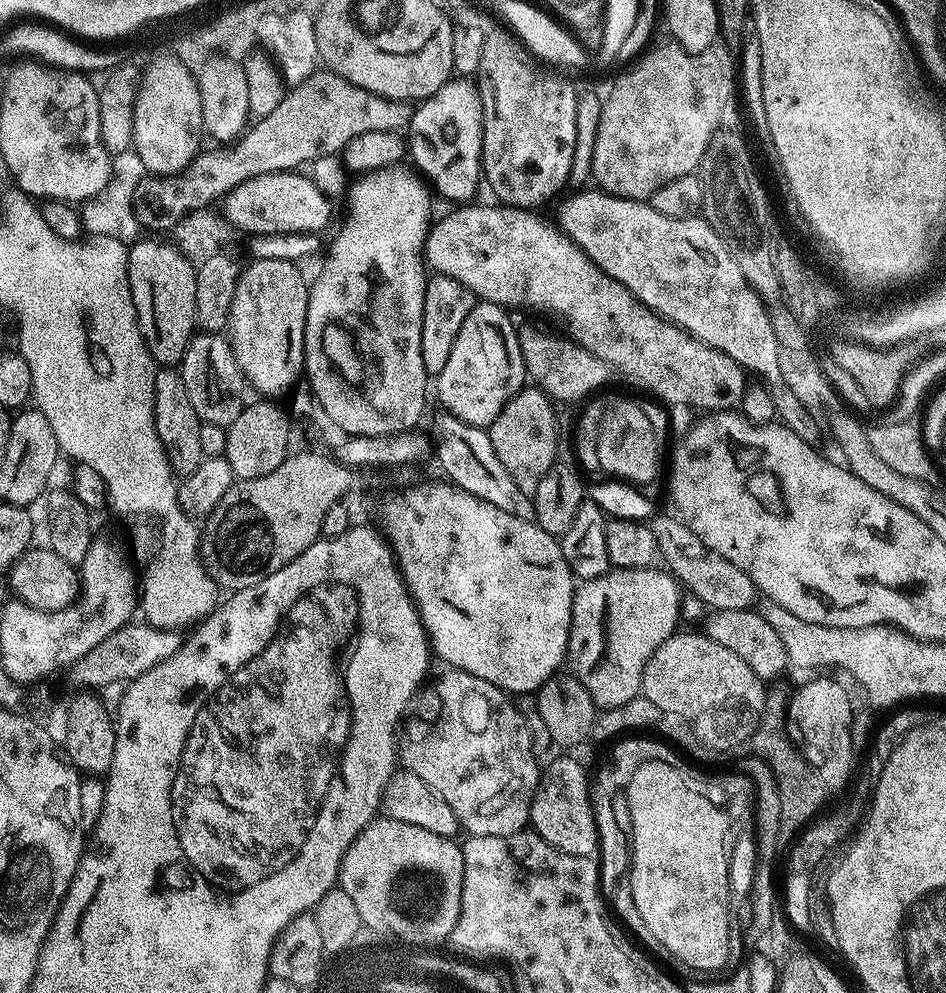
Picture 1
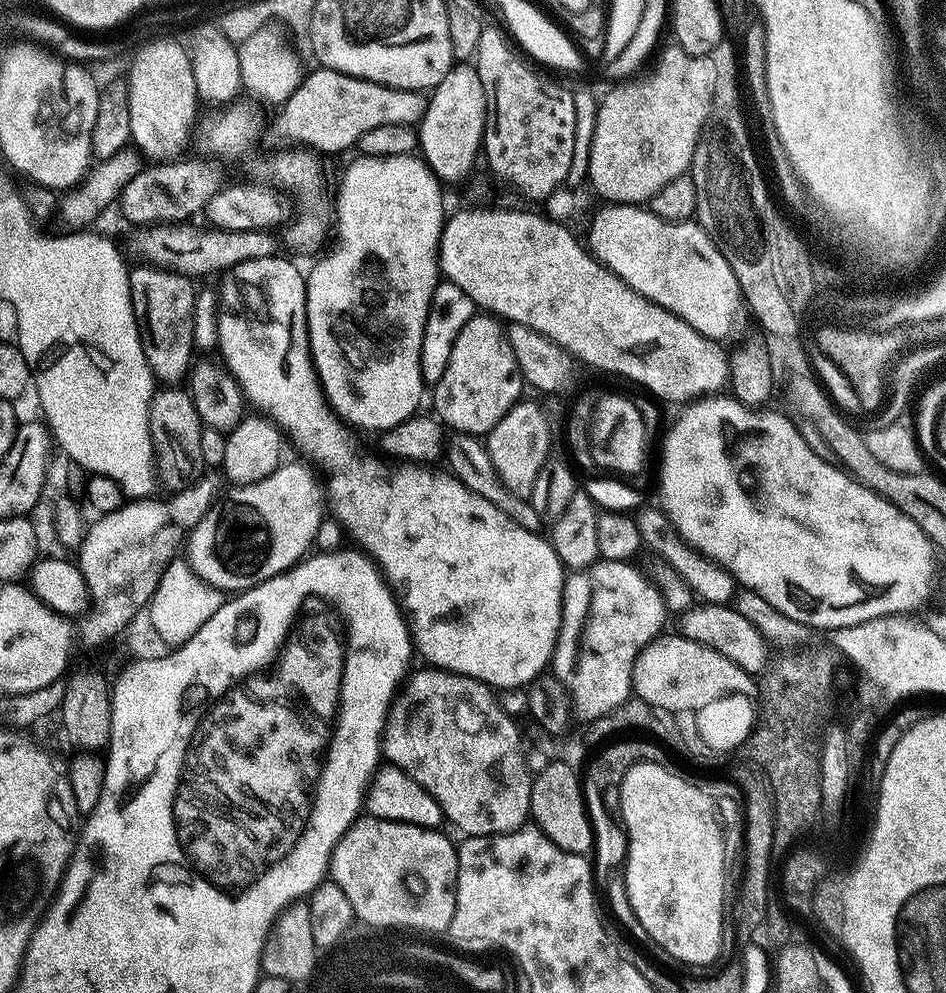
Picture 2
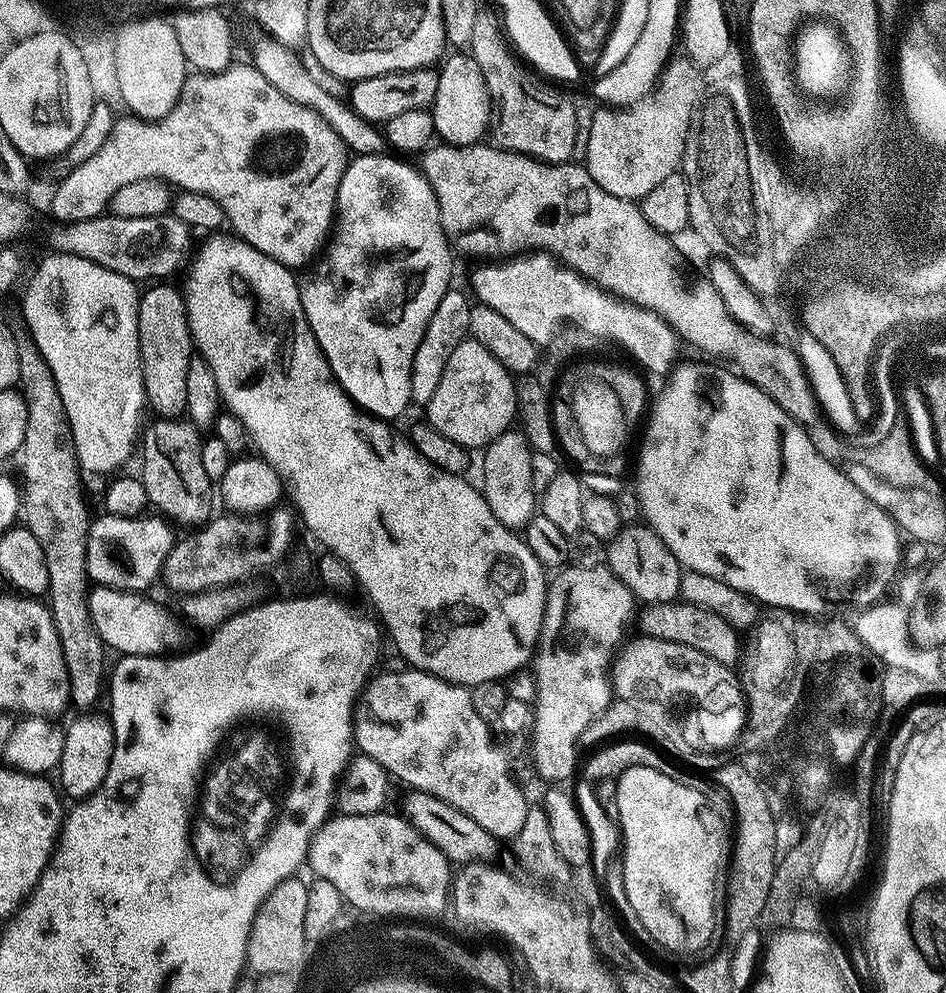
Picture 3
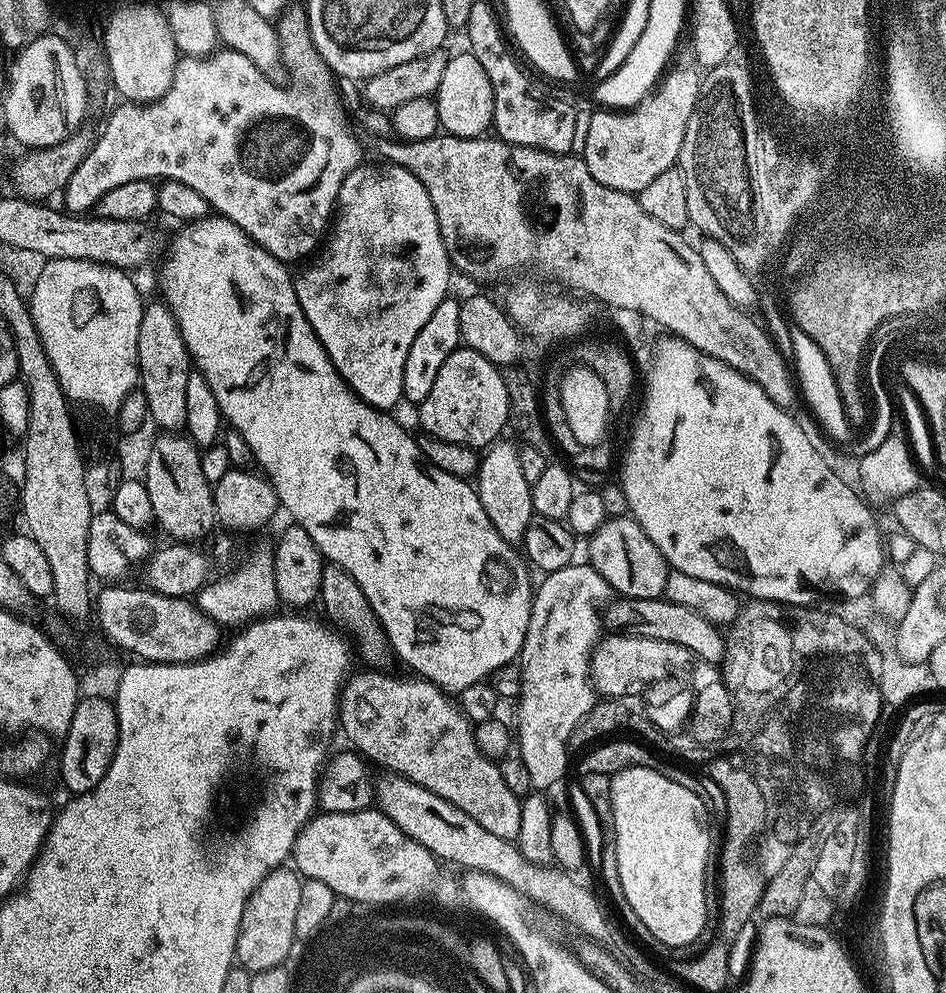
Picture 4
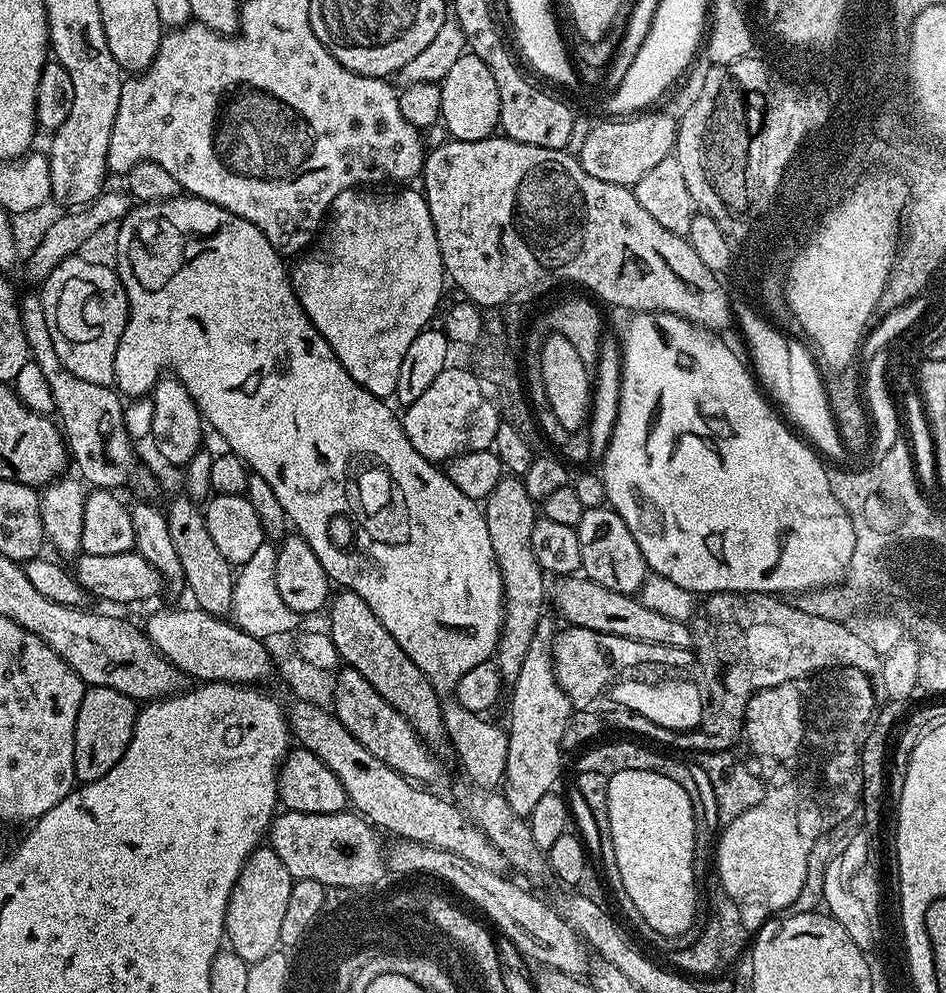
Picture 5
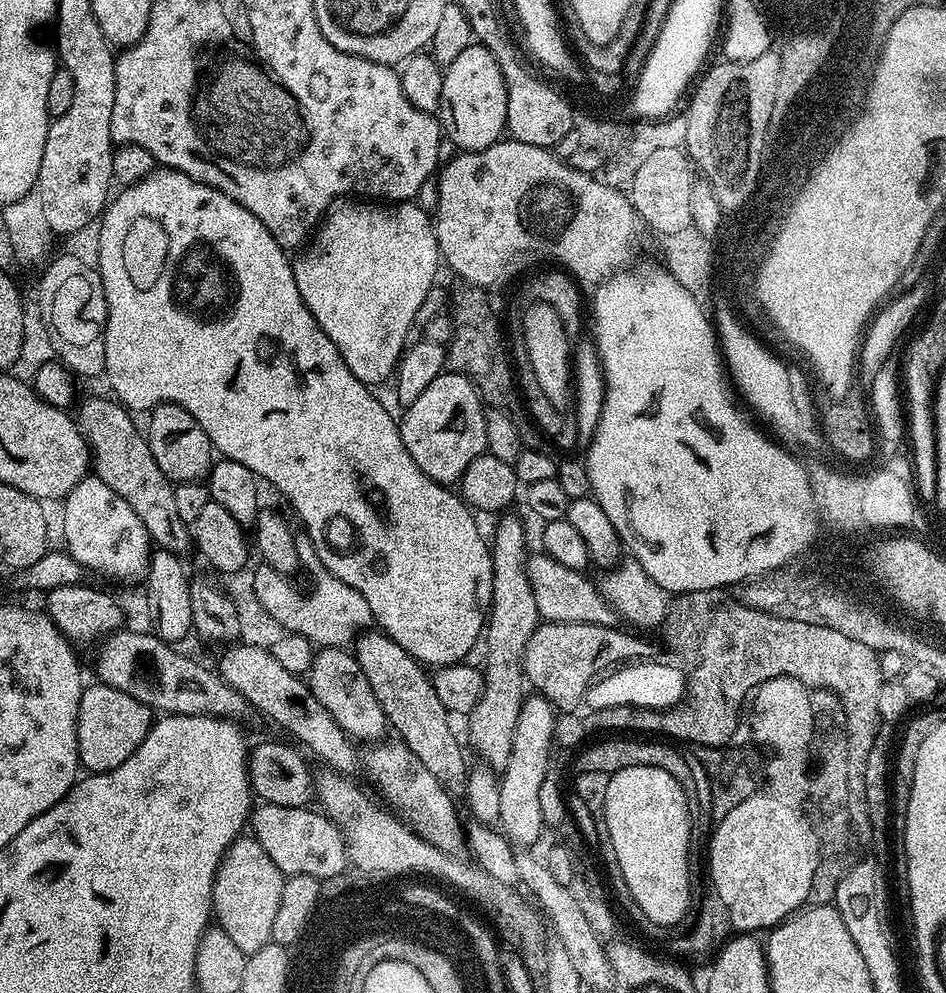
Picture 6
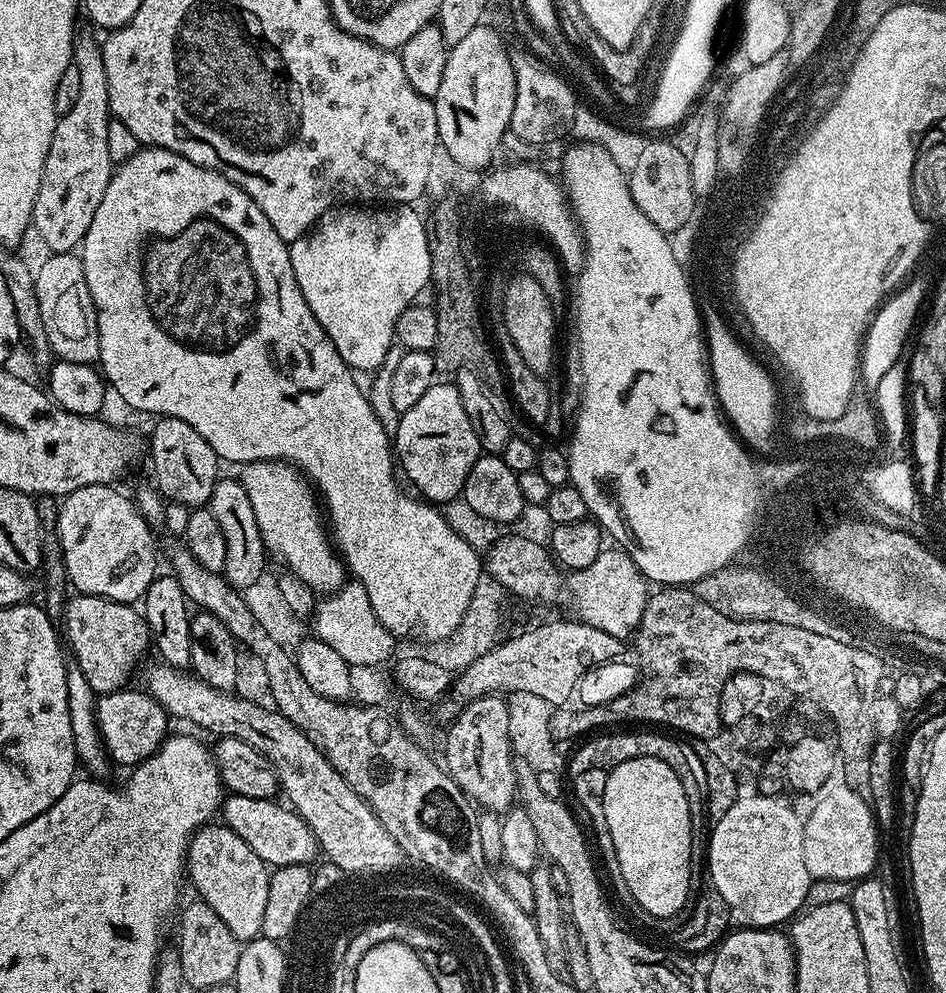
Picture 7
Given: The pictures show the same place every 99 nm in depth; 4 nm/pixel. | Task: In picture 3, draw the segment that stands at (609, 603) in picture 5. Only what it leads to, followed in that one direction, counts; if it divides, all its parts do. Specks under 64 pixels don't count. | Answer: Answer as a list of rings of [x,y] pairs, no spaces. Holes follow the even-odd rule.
[[[671,600],[661,604],[650,604],[641,607],[638,612],[639,631],[650,638],[662,638],[662,642],[682,642],[682,646],[694,646],[694,650],[702,650],[710,658],[714,658],[719,664],[736,666],[742,660],[741,633],[714,612],[702,606],[694,606]]]

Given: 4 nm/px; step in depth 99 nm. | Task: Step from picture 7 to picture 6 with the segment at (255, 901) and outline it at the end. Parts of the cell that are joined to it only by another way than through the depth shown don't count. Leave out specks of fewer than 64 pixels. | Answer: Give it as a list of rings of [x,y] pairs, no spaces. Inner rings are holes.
[[[241,834],[221,856],[212,887],[212,914],[215,923],[238,950],[251,954],[270,943],[285,879],[255,835]]]

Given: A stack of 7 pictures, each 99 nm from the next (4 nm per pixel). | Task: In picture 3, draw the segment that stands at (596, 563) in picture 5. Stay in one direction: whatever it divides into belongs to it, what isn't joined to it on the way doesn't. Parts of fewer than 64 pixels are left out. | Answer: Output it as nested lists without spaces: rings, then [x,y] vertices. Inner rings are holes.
[[[624,526],[619,535],[608,545],[607,567],[611,568],[619,580],[632,592],[637,601],[645,605],[661,604],[676,600],[680,595],[682,569],[678,558],[647,526]]]

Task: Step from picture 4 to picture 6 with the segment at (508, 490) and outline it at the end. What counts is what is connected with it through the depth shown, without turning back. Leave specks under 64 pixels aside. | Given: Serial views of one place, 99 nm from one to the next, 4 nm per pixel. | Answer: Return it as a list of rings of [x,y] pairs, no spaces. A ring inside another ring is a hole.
[[[512,514],[499,517],[496,533],[490,539],[492,606],[488,610],[486,627],[482,633],[482,648],[484,644],[488,651],[482,663],[484,689],[472,712],[466,716],[468,740],[473,750],[484,756],[483,763],[493,770],[503,770],[506,762],[510,762],[518,714],[526,699],[524,647],[542,623],[528,577],[530,549],[524,533],[524,521],[519,515],[508,515]]]

